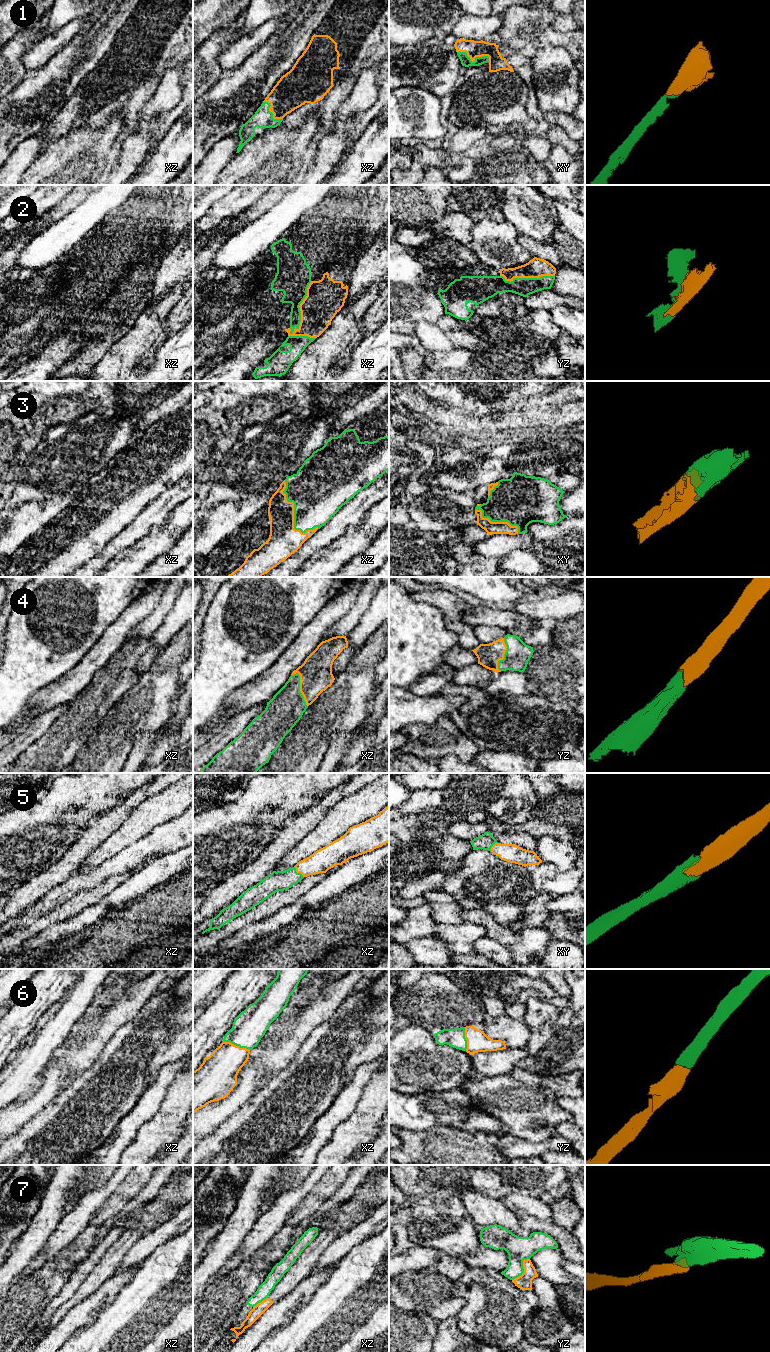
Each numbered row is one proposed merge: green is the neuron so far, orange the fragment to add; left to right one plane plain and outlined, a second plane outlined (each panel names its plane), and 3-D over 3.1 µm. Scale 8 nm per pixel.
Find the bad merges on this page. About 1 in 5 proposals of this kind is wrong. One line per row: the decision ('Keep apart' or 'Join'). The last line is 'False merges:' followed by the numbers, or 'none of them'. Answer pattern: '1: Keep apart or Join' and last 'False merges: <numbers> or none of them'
1: Join
2: Join
3: Join
4: Join
5: Join
6: Join
7: Keep apart
False merges: 7

